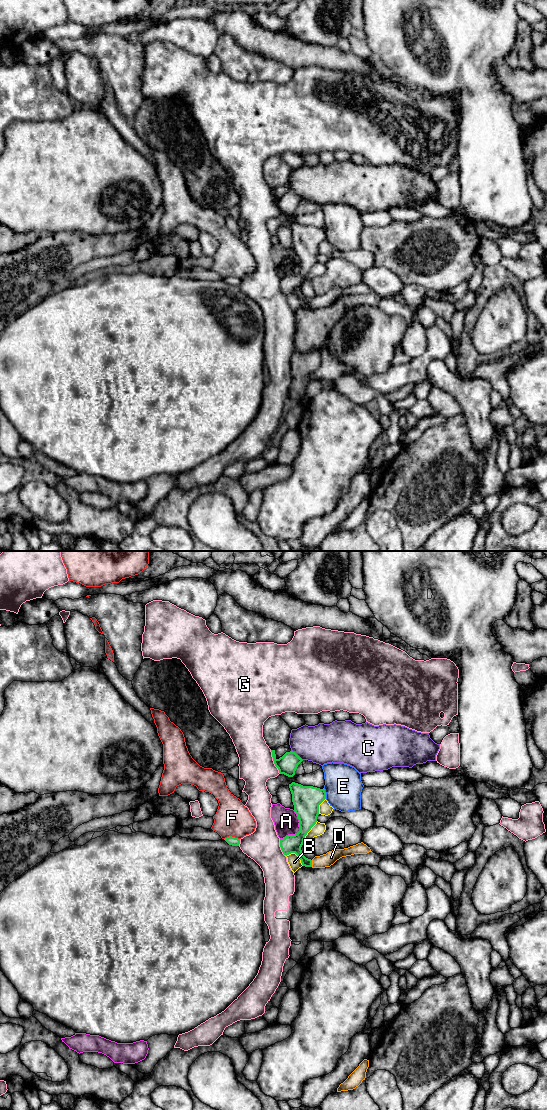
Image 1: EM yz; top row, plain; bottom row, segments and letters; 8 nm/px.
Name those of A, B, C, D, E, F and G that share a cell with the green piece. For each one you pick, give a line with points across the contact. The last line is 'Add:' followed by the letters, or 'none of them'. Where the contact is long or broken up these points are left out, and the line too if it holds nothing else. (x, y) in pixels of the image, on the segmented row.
D: way yz (290, 844), (311, 863), (326, 860)
Add: D

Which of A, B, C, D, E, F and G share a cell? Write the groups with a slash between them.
A / B / C / D / E / F / G

